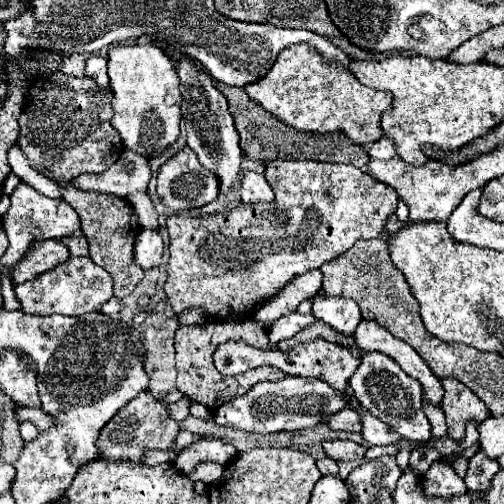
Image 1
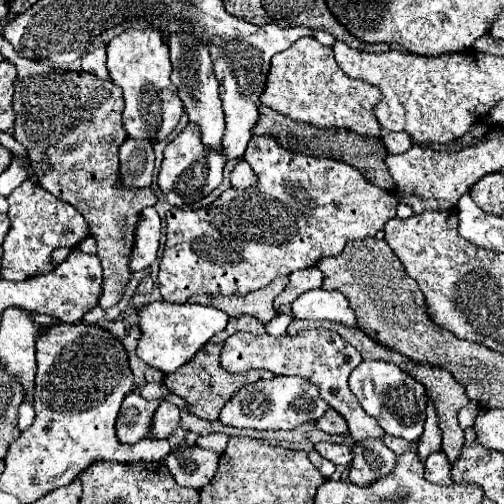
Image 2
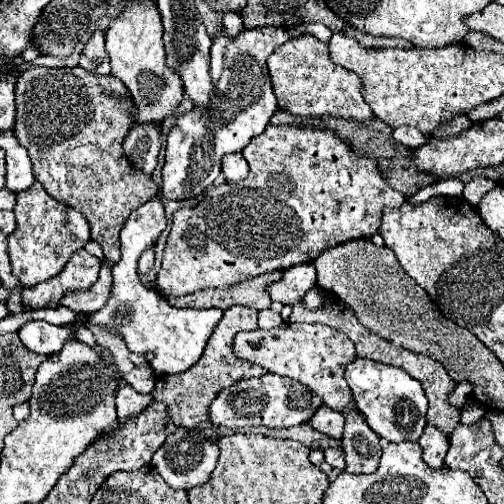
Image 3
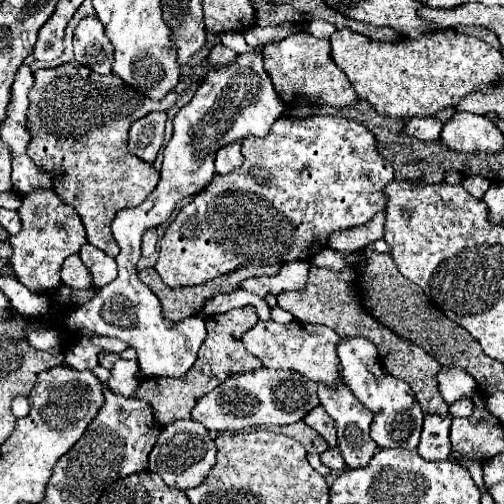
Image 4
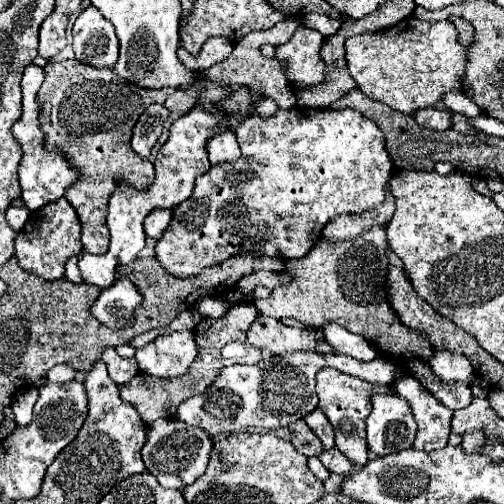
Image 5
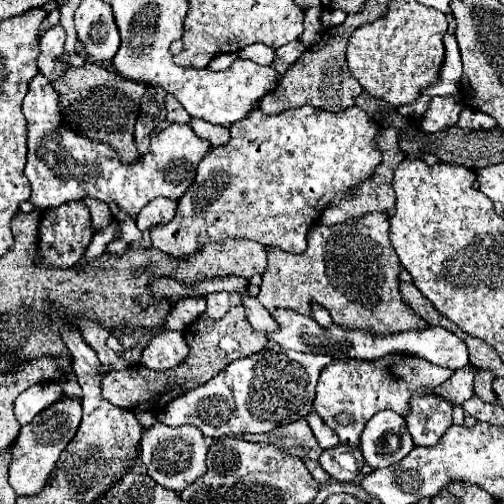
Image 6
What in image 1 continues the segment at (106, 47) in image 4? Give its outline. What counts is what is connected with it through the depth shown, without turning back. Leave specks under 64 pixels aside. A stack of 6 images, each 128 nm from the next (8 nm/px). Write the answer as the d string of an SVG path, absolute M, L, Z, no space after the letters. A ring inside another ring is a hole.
M90 56L90 58L86 60L86 76L94 78L100 86L108 86L106 58L104 58L104 56Z

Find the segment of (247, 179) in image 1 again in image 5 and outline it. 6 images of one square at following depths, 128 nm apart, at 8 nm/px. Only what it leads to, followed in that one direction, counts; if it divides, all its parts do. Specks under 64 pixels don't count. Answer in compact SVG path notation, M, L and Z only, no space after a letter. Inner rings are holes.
M222 128L222 132L218 136L208 140L206 150L210 154L210 162L212 164L220 164L224 160L236 160L240 156L240 148L238 148L236 136L234 136L234 132L230 132L226 128Z

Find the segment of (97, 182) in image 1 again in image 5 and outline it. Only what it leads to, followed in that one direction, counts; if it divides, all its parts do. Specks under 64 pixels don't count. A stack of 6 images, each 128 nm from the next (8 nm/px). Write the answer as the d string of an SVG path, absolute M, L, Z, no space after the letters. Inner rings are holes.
M150 104L148 110L138 118L132 134L132 150L142 158L150 156L152 146L156 144L158 136L162 134L162 124L168 118L168 110L160 104Z

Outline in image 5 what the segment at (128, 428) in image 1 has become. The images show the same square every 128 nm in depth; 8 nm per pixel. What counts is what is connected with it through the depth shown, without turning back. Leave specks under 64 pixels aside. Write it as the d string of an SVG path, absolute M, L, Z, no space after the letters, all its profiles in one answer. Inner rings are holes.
M114 348L102 350L102 360L108 366L108 374L116 384L126 384L138 374L136 358L120 358Z

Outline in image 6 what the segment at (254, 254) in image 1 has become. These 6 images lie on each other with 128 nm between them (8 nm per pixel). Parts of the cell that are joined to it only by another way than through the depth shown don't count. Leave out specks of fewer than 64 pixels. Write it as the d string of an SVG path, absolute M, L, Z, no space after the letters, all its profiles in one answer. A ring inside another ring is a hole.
M314 106L292 108L276 116L254 110L246 120L230 126L228 144L206 152L194 184L178 202L176 216L168 224L150 228L152 246L184 258L208 242L246 238L302 254L308 228L318 222L322 210L370 178L380 164L374 142L378 130L370 114L358 106L340 114Z

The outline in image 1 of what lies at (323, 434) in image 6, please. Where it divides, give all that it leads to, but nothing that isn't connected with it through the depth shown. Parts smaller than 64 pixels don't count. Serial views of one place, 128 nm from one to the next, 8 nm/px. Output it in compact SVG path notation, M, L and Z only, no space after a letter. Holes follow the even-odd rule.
M344 408L328 418L328 426L332 430L344 430L344 432L360 432L360 418L352 408Z

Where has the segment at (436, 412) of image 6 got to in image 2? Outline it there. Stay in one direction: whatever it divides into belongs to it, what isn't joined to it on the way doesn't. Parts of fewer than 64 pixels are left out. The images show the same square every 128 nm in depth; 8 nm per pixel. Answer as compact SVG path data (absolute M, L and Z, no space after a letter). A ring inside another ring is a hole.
M434 452L426 458L426 472L424 472L424 478L434 482L434 484L440 484L440 486L448 486L452 484L452 478L450 478L450 460L444 456L444 452Z

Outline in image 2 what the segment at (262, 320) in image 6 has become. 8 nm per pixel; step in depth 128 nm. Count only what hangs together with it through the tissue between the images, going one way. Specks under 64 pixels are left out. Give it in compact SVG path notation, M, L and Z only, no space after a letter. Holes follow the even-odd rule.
M304 330L296 336L252 336L248 332L236 332L232 334L222 350L222 368L228 372L246 372L250 368L262 368L270 370L276 376L300 376L310 380L318 386L320 396L348 422L350 436L354 440L366 440L366 438L382 438L384 432L376 420L372 420L362 406L358 404L356 396L348 388L348 376L350 372L362 362L360 352L348 344L342 336L328 330Z

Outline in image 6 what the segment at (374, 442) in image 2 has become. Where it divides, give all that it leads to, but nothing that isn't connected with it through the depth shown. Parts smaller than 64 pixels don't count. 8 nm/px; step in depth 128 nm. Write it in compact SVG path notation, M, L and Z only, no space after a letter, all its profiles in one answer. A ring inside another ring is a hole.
M388 354L380 360L334 360L328 364L318 380L314 410L338 434L342 444L358 446L366 422L380 410L392 408L400 416L408 416L410 398L418 394L434 394L454 372L440 368L408 354Z

